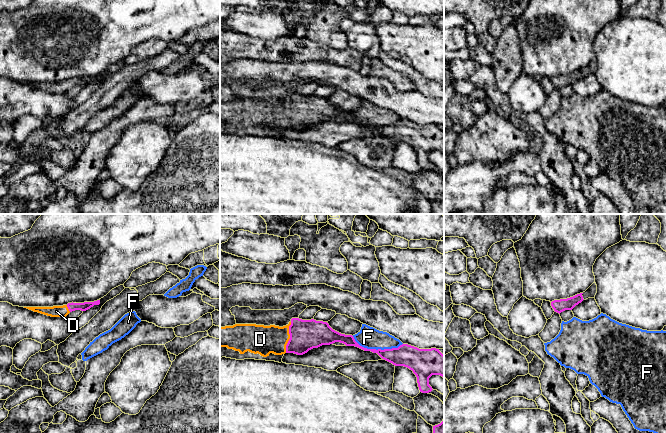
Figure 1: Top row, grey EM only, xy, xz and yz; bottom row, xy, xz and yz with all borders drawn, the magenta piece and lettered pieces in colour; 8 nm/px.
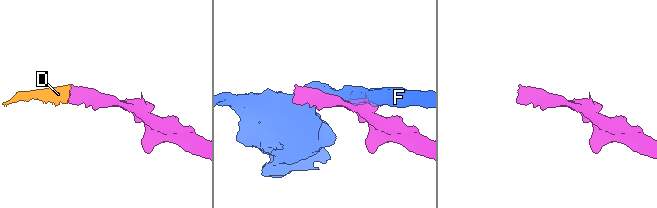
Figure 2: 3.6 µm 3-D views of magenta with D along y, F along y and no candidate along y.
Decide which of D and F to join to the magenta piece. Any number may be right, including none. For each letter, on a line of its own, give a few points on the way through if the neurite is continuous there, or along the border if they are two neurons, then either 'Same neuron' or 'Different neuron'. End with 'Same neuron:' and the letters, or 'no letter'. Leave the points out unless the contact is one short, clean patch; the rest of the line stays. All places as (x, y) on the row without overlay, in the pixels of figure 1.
D: Path across: xz (305, 111), (290, 113), (260, 115). Same neuron
F: Different neuron
Same neuron: D

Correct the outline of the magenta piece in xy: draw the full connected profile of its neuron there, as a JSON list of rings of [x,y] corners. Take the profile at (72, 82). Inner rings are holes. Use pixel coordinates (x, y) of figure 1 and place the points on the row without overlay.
[[[100,76],[94,78],[84,78],[84,79],[68,79],[63,82],[53,82],[53,83],[24,83],[34,88],[38,88],[51,93],[66,93],[70,88],[75,86],[86,87],[93,83],[94,81],[99,81]]]

